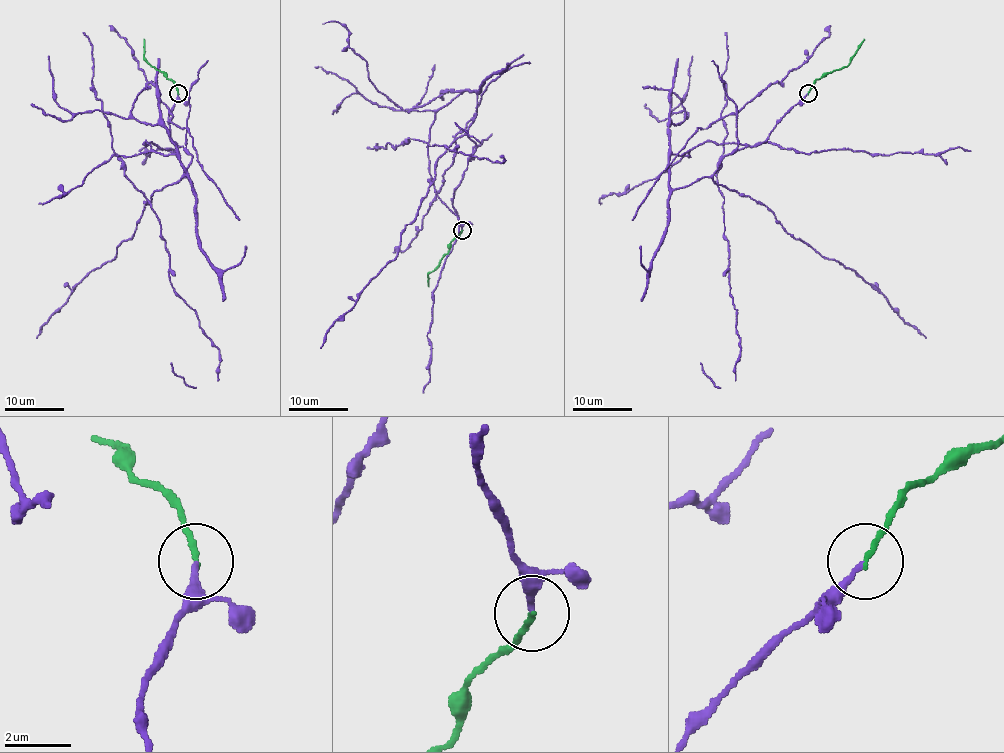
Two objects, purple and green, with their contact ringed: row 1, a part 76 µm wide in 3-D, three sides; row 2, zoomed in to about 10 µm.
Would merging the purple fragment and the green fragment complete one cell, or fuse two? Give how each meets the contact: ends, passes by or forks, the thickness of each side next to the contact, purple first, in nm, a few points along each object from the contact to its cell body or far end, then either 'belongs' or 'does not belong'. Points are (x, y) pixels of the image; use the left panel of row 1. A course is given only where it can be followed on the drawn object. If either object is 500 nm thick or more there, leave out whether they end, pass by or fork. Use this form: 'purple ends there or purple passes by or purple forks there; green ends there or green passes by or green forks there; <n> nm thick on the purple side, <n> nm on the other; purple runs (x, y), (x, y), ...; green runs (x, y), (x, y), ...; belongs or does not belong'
purple ends there; green ends there; 170 nm thick on the purple side, 150 nm on the other; purple runs (177, 93), (170, 137), (192, 156), (183, 174), (192, 189), (176, 155), (143, 143), (173, 150), (139, 150); green runs (177, 93), (170, 79), (145, 58), (145, 39); belongs

